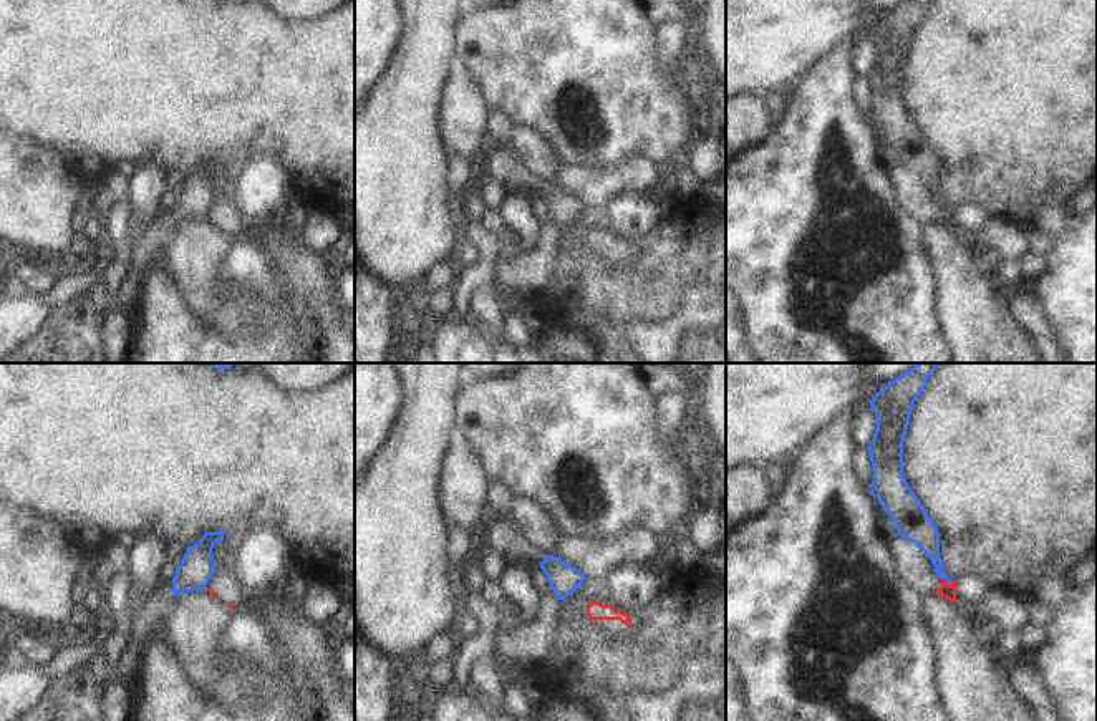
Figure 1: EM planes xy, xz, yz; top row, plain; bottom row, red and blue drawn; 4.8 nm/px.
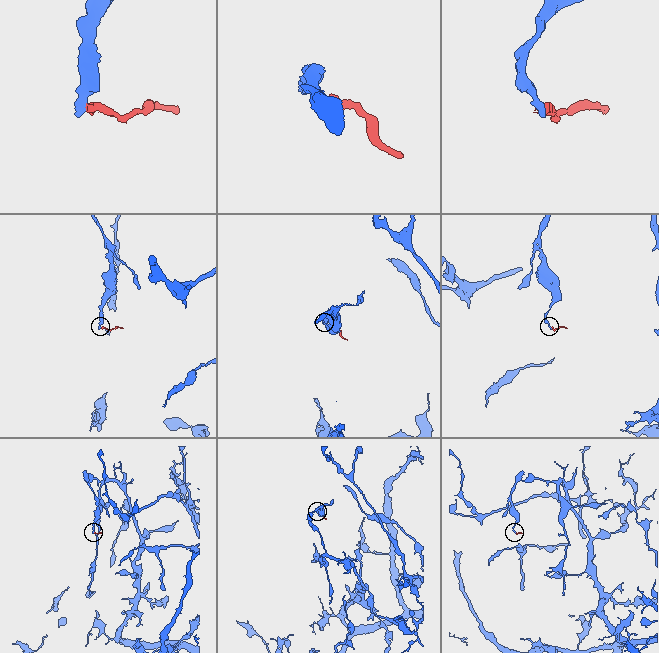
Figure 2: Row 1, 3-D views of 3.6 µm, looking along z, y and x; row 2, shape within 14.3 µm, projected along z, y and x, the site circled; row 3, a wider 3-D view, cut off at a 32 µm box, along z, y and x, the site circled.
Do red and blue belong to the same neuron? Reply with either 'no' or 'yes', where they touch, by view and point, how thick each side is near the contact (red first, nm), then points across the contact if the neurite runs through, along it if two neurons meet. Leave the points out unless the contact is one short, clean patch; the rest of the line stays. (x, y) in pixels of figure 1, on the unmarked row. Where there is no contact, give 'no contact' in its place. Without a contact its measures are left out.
no | yz (945, 209) | 70/130 nm | along yz (940, 206), (948, 211), (953, 209)

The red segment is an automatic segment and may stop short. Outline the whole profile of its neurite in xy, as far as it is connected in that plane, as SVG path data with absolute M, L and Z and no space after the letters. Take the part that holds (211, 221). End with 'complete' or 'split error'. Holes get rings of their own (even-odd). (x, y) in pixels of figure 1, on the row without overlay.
M220 187L215 192L215 201L207 212L207 219L210 225L215 225L229 237L247 232L240 210L235 206L235 191L227 192Z; split error

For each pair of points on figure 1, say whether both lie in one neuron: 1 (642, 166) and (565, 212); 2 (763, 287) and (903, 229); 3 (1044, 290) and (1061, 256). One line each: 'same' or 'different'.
1: different
2: same
3: same

